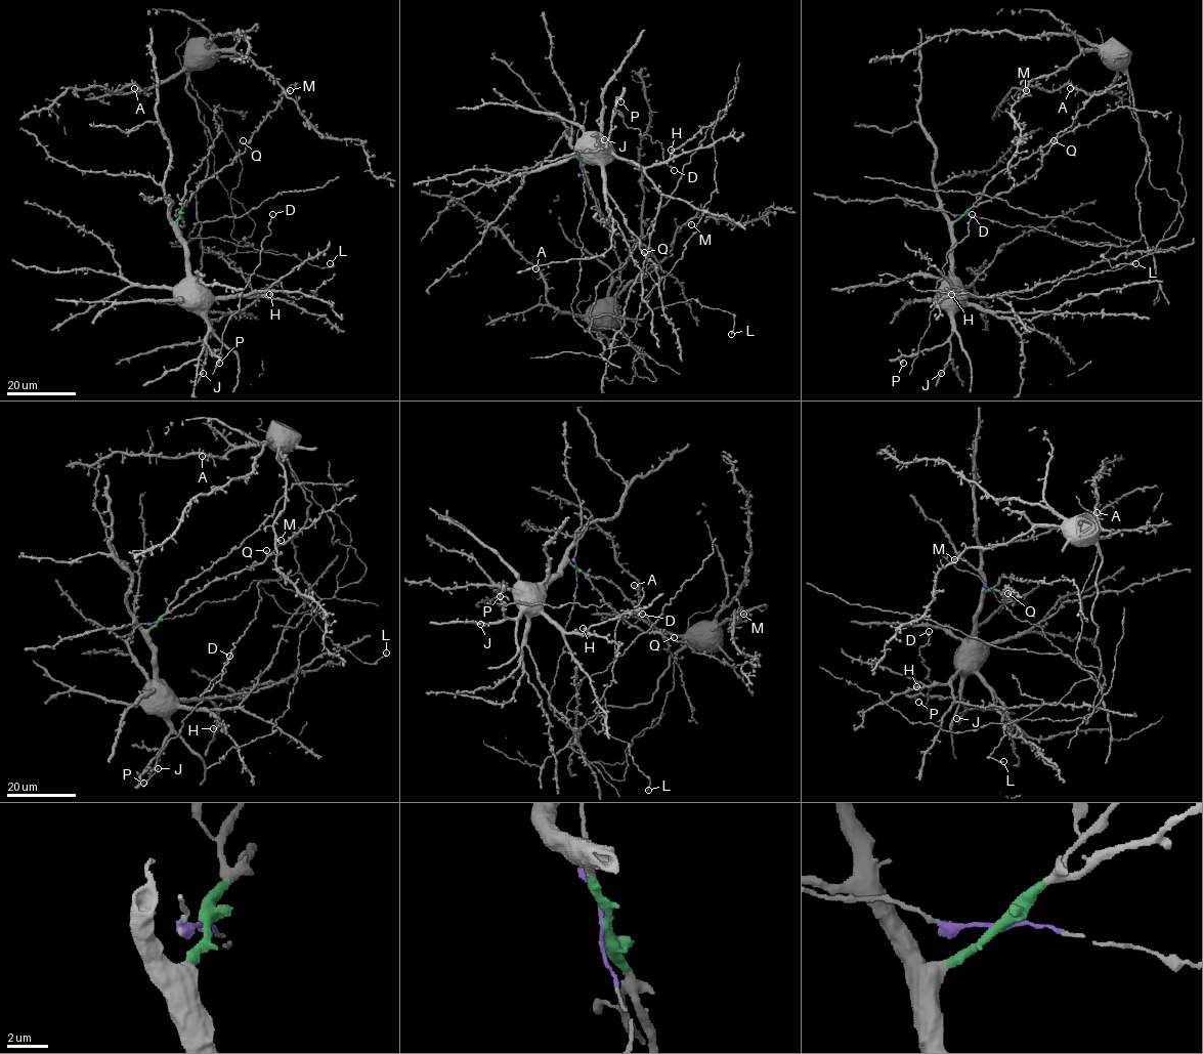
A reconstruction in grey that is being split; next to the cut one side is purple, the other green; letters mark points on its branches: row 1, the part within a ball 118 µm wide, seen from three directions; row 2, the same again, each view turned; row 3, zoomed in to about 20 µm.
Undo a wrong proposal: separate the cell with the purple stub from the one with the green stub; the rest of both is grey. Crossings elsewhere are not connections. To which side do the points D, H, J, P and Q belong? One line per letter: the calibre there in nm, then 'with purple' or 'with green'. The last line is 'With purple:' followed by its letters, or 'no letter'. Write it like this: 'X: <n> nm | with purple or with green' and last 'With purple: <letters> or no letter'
D: 160 nm | with green
H: 440 nm | with green
J: 400 nm | with green
P: 440 nm | with green
Q: 280 nm | with green
With purple: no letter

